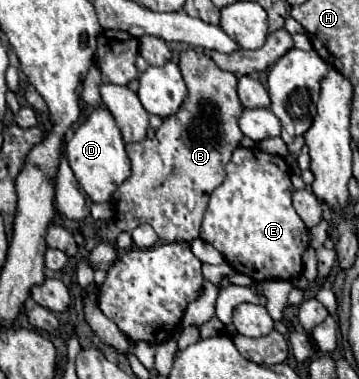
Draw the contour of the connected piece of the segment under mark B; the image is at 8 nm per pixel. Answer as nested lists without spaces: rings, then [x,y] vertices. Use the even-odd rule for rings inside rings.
[[[195,49],[181,53],[179,67],[187,81],[187,101],[183,109],[163,119],[155,139],[147,137],[145,141],[125,145],[133,169],[131,177],[113,195],[117,219],[101,229],[107,241],[115,241],[117,233],[131,231],[139,223],[149,223],[163,241],[195,241],[209,195],[223,183],[227,175],[225,167],[243,139],[237,125],[243,113],[237,97],[237,77],[229,71],[221,71],[203,51]]]

